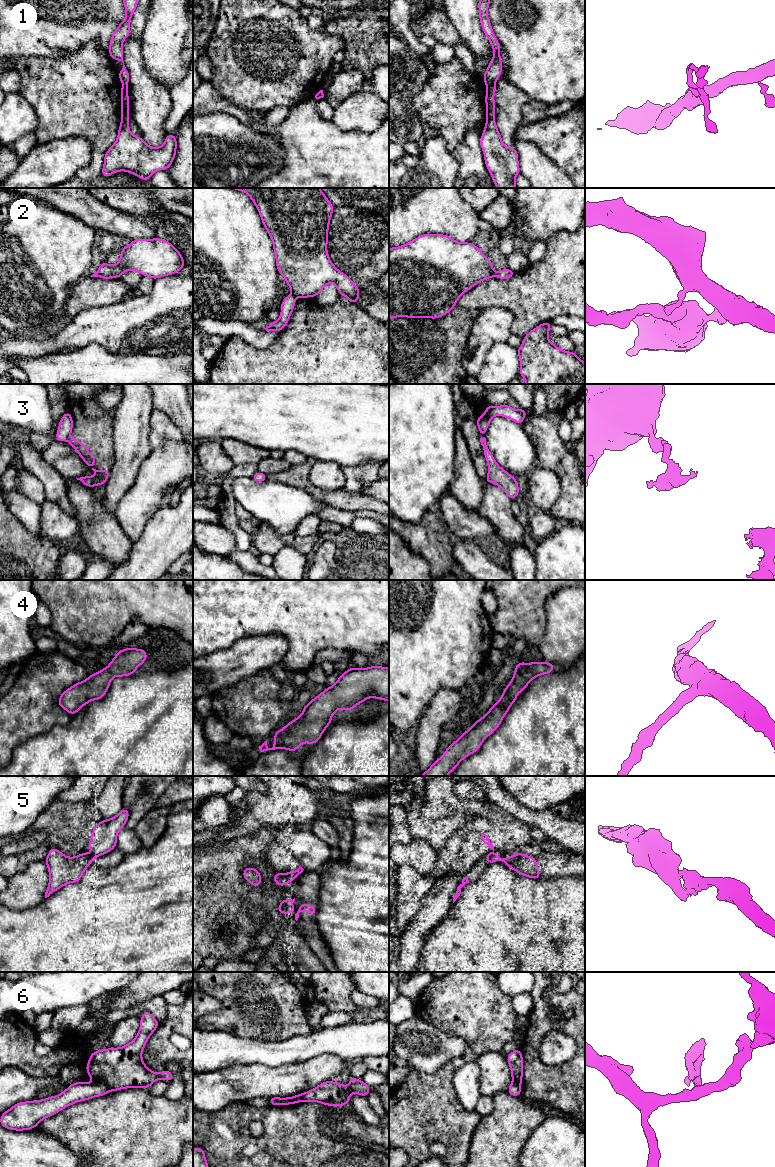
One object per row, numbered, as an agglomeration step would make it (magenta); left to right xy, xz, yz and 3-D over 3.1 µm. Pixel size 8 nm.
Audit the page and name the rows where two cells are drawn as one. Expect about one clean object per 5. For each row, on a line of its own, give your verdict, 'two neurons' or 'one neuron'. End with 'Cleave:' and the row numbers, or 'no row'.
1: two neurons
2: two neurons
3: two neurons
4: one neuron
5: two neurons
6: two neurons
Cleave: 1, 2, 3, 5, 6

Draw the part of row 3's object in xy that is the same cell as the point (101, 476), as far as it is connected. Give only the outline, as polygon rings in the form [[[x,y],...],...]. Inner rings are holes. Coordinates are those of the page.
[[[68,438],[68,443],[74,447],[77,454],[81,456],[86,465],[95,472],[95,476],[83,476],[76,478],[80,480],[87,487],[95,487],[97,485],[104,485],[109,477],[110,470],[96,470],[92,465],[97,461],[96,456],[92,456],[88,451],[88,447],[82,444],[76,438]]]

